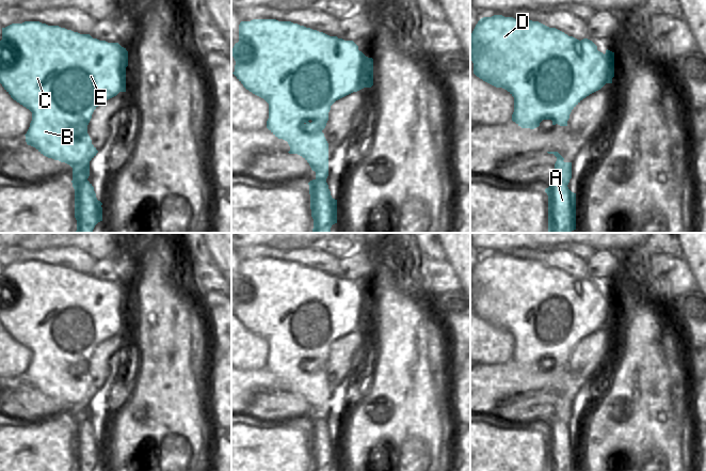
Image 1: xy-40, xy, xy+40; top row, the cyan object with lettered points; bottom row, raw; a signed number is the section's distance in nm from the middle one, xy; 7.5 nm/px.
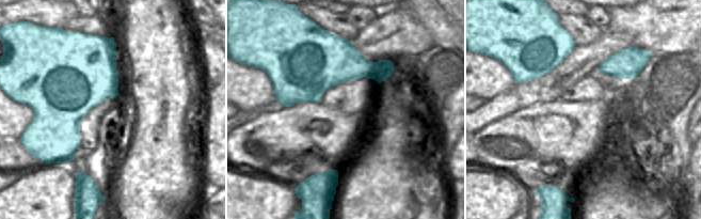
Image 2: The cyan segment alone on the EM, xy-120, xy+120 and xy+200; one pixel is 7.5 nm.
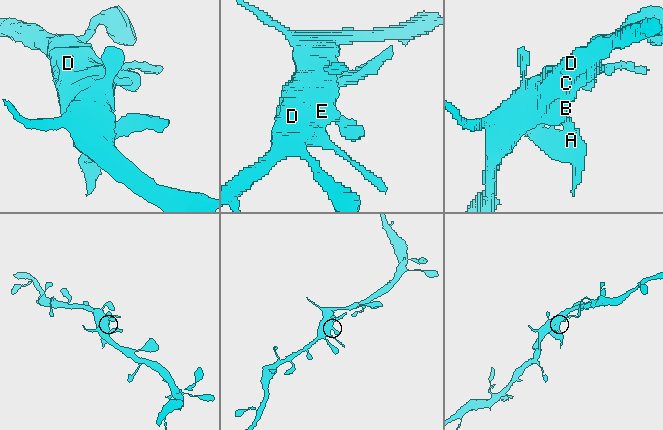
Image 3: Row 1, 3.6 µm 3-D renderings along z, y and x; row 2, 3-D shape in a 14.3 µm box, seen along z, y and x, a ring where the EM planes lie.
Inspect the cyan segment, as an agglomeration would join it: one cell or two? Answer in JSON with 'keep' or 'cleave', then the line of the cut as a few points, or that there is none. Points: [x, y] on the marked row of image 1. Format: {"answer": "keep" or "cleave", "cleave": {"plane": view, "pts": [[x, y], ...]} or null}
{"answer": "cleave", "cleave": {"plane": "xy-40", "pts": [[73, 176], [86, 179]]}}

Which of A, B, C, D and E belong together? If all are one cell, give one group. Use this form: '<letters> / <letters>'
A / B C D E

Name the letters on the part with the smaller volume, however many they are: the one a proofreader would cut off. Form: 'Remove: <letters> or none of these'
Remove: A

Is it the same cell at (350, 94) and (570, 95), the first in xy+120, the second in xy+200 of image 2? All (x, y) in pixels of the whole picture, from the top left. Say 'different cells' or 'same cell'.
same cell

